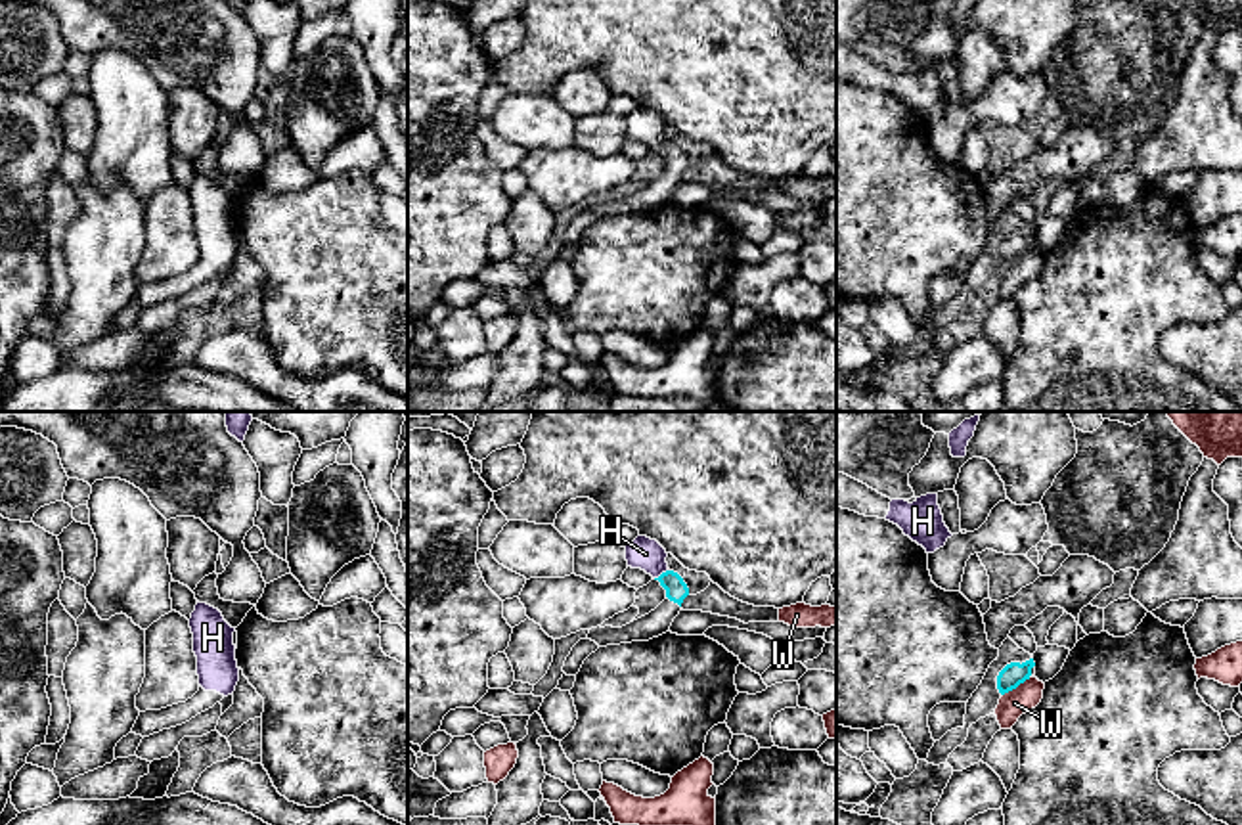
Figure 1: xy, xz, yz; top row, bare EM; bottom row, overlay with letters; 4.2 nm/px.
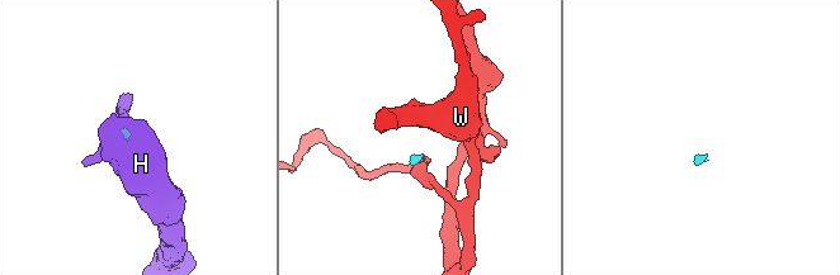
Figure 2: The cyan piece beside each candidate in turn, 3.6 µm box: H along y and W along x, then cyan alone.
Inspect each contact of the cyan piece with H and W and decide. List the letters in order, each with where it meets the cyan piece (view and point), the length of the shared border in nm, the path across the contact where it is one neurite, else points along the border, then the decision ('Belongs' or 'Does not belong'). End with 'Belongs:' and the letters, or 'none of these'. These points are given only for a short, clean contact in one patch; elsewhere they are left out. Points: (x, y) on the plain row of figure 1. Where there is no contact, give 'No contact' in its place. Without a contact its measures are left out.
H: Touches cyan at xz (663, 144). Shared border 80 nm. Path across: xz (676, 161), (663, 144), (645, 125). Belongs
W: Touches cyan at yz (1017, 257). Shared border 140 nm. Boundary: yz (1030, 249), (1003, 267). Does not belong
Belongs: H

